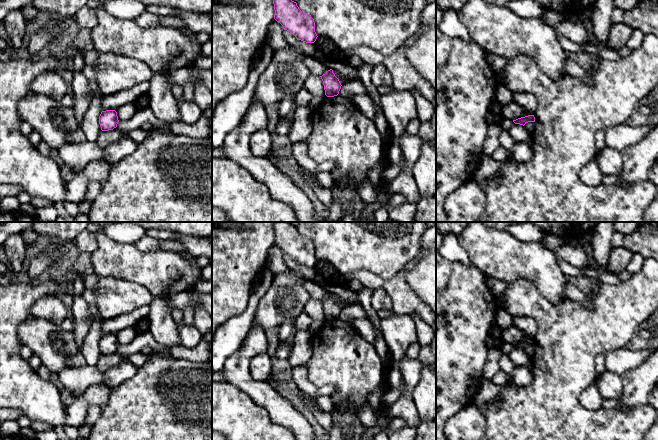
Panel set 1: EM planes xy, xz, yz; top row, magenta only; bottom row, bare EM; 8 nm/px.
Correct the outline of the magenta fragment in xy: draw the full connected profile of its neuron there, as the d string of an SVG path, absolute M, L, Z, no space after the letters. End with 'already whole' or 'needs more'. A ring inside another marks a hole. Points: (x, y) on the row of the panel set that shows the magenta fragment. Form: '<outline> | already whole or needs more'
M115 110L102 111L99 116L99 124L102 131L113 130L117 127L119 120Z | already whole

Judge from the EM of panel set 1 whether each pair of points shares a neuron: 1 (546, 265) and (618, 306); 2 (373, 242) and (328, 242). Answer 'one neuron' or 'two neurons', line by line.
1: two neurons
2: one neuron

